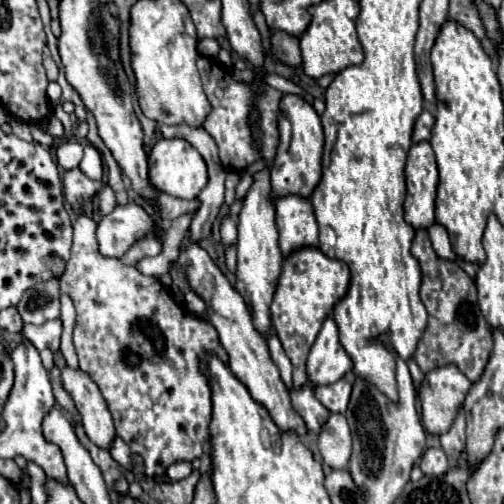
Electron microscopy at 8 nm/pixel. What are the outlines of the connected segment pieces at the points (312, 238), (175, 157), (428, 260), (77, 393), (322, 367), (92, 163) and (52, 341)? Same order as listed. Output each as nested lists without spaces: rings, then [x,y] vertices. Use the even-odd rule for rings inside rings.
[[[298,194],[278,196],[276,224],[284,256],[300,246],[318,246],[318,222],[310,198],[302,198]]]
[[[162,138],[162,140],[158,140],[154,144],[150,156],[148,156],[148,162],[150,162],[150,182],[152,182],[152,186],[158,188],[160,192],[176,196],[176,198],[192,200],[200,194],[200,190],[208,182],[208,168],[206,168],[204,158],[186,140],[180,140],[180,138]]]
[[[424,228],[416,230],[416,236],[412,240],[412,254],[420,262],[420,298],[428,310],[428,326],[414,354],[416,362],[422,372],[438,368],[440,364],[456,364],[470,382],[476,382],[482,376],[492,352],[492,330],[480,310],[476,284],[456,262],[436,256],[430,236]]]
[[[60,368],[62,386],[74,400],[74,406],[82,418],[82,426],[88,434],[88,438],[100,446],[110,448],[110,442],[116,436],[112,416],[108,412],[108,406],[104,404],[104,398],[100,396],[98,386],[90,380],[90,376],[82,370],[74,368]]]
[[[328,316],[308,354],[308,378],[314,384],[330,384],[344,378],[350,370],[352,360],[340,344],[334,318]]]
[[[90,144],[84,146],[84,158],[80,162],[80,170],[92,180],[98,180],[102,176],[102,158]]]
[[[50,320],[48,324],[40,324],[40,326],[26,324],[20,330],[20,336],[26,342],[30,342],[36,350],[50,348],[52,352],[58,352],[58,348],[60,348],[60,334],[62,334],[60,320]]]

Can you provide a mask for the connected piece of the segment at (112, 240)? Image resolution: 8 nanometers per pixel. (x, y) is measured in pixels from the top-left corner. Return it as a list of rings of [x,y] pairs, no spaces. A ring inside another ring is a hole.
[[[138,204],[116,206],[110,214],[106,214],[98,228],[96,240],[100,254],[106,258],[122,258],[124,252],[140,238],[146,236],[154,228],[152,218]]]

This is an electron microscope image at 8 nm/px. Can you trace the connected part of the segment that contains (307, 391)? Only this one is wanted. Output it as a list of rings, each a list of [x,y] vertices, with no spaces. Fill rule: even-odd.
[[[306,384],[302,390],[294,390],[290,394],[292,398],[292,408],[298,412],[298,416],[302,416],[302,420],[306,422],[306,428],[308,432],[312,434],[320,434],[322,426],[326,424],[328,420],[328,410],[312,396],[312,388],[310,384]]]

